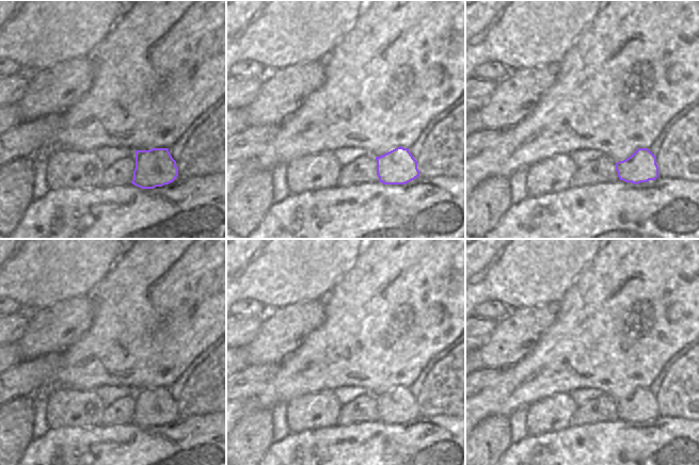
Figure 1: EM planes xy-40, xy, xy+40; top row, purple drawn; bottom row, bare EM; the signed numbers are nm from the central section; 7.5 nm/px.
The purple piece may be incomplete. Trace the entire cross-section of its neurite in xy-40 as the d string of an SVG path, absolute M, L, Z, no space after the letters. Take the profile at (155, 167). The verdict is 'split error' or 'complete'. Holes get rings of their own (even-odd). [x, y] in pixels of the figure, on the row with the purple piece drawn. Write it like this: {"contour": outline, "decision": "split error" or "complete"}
{"contour": "M168 148L136 150L132 185L141 189L154 189L173 182L177 176L176 161Z", "decision": "complete"}

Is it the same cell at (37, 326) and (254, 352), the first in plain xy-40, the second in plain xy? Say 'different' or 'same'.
same

